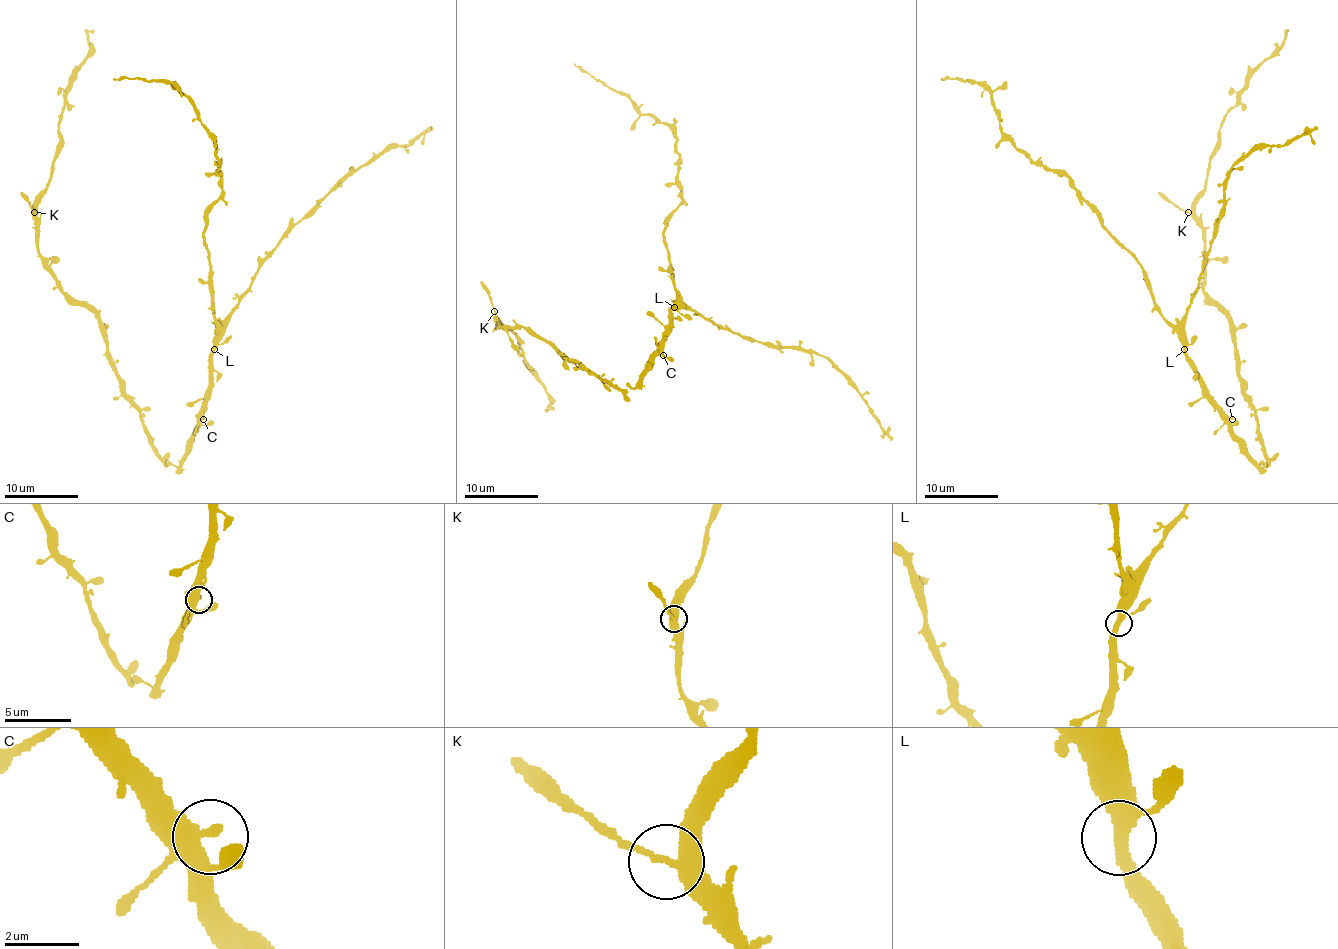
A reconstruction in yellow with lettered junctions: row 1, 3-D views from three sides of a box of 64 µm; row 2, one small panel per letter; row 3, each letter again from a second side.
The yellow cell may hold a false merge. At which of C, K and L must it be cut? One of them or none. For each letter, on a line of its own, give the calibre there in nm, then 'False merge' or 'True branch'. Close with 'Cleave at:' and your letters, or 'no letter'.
C: Thickness 360 nm. True branch
K: Thickness 320 nm. False merge
L: Thickness 340 nm. True branch
Cleave at: K

